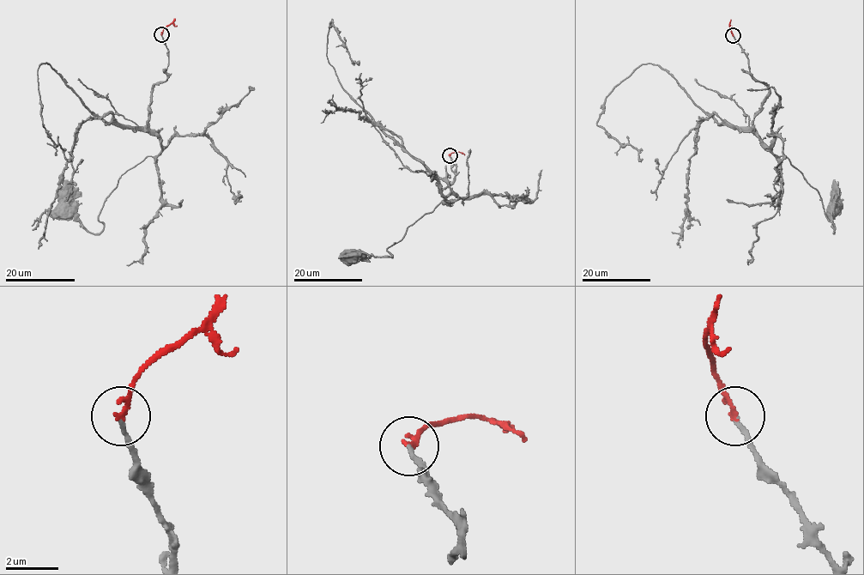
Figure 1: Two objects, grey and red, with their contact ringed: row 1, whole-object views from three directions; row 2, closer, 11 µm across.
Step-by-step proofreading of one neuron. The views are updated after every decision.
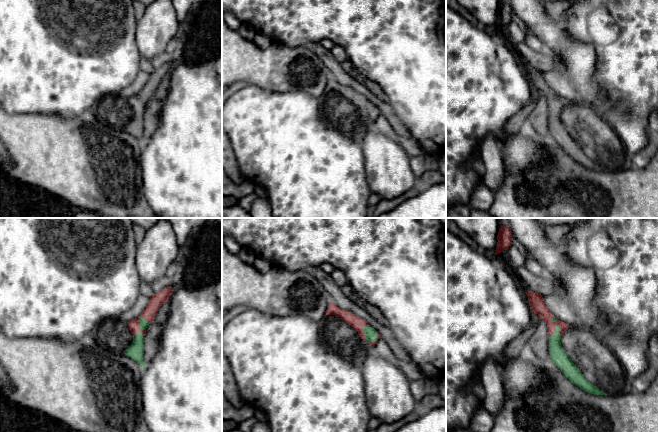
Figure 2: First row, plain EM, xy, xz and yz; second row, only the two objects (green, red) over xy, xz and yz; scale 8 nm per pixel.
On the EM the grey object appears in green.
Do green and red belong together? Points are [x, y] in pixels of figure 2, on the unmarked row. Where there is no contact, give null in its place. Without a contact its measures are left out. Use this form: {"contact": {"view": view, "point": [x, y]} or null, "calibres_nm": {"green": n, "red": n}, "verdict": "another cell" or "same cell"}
{"contact": {"view": "xy", "point": [140, 104]}, "calibres_nm": {"green": 70, "red": 100}, "verdict": "same cell"}

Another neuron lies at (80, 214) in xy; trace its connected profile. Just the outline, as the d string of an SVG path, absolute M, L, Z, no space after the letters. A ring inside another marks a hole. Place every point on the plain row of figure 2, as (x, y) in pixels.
M79 210L78 212L76 212L73 218L104 218L104 217L95 212Z

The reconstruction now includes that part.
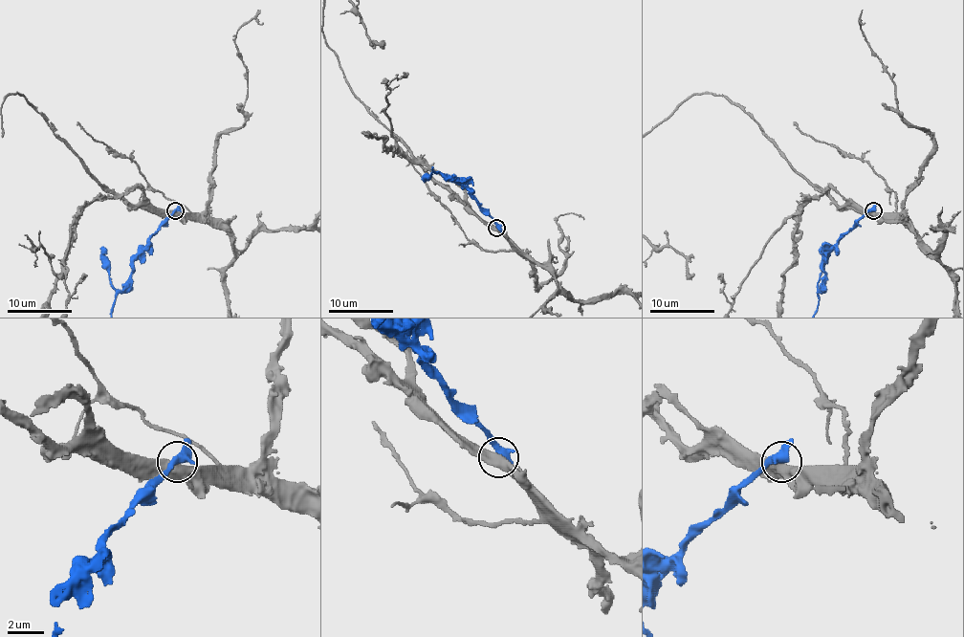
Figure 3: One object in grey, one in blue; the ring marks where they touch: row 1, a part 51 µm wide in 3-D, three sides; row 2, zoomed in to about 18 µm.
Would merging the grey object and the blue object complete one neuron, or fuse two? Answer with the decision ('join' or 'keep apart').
keep apart

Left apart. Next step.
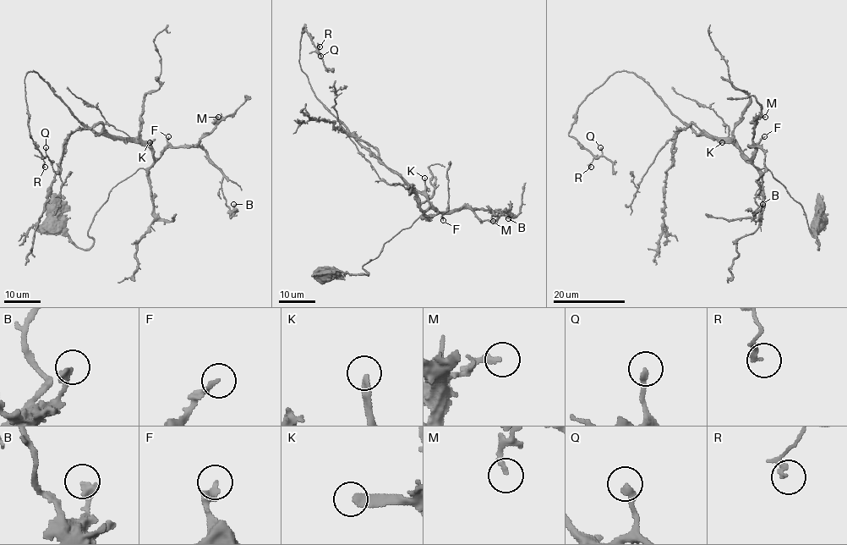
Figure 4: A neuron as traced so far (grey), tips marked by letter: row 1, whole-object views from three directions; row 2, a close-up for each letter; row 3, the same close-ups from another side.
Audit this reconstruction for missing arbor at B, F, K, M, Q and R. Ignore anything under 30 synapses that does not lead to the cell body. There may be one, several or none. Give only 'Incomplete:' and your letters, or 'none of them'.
Incomplete: K

